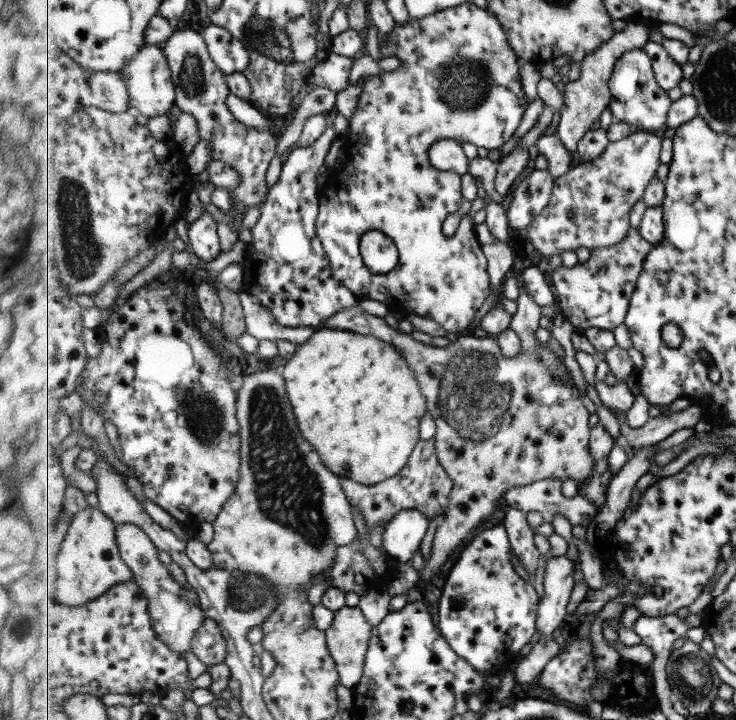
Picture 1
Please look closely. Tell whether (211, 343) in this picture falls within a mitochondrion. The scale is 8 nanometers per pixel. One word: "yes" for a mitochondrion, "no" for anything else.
no

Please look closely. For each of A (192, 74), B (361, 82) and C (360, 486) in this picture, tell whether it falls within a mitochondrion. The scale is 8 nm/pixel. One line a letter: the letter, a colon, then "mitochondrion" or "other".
A: mitochondrion
B: other
C: other

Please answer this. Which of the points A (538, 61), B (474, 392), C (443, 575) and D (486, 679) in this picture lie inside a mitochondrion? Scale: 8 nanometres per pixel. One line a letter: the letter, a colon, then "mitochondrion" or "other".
A: other
B: mitochondrion
C: other
D: other

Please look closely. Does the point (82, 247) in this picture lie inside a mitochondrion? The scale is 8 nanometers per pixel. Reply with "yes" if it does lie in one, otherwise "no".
yes

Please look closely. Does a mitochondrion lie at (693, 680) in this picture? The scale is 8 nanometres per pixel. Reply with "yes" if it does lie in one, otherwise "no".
yes

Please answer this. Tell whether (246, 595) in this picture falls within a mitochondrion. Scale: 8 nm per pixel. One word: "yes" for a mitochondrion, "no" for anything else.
yes

